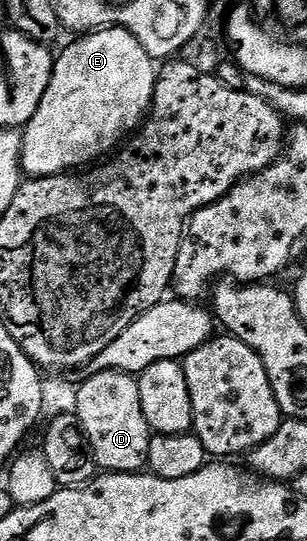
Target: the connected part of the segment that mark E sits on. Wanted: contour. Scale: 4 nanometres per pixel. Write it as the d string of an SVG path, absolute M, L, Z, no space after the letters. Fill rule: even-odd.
M118 27L97 29L93 33L76 36L74 40L63 54L55 57L49 87L45 87L45 95L41 95L41 103L37 103L33 119L29 119L22 130L21 169L28 178L52 177L58 173L79 171L106 158L124 138L134 134L142 126L150 110L155 94L157 65L151 60L145 47L141 47L141 43L137 43L137 39L129 35L129 31Z

